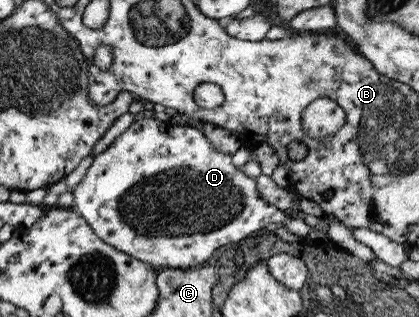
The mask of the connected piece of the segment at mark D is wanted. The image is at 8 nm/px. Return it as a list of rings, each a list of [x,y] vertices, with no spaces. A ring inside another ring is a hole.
[[[153,116],[134,120],[107,150],[93,158],[79,186],[71,190],[75,200],[72,209],[87,221],[100,239],[158,271],[202,266],[209,263],[219,247],[229,242],[247,241],[252,232],[265,229],[273,222],[282,222],[291,232],[303,236],[315,229],[265,204],[257,194],[257,181],[232,163],[232,154],[217,150],[192,126],[159,122]]]

